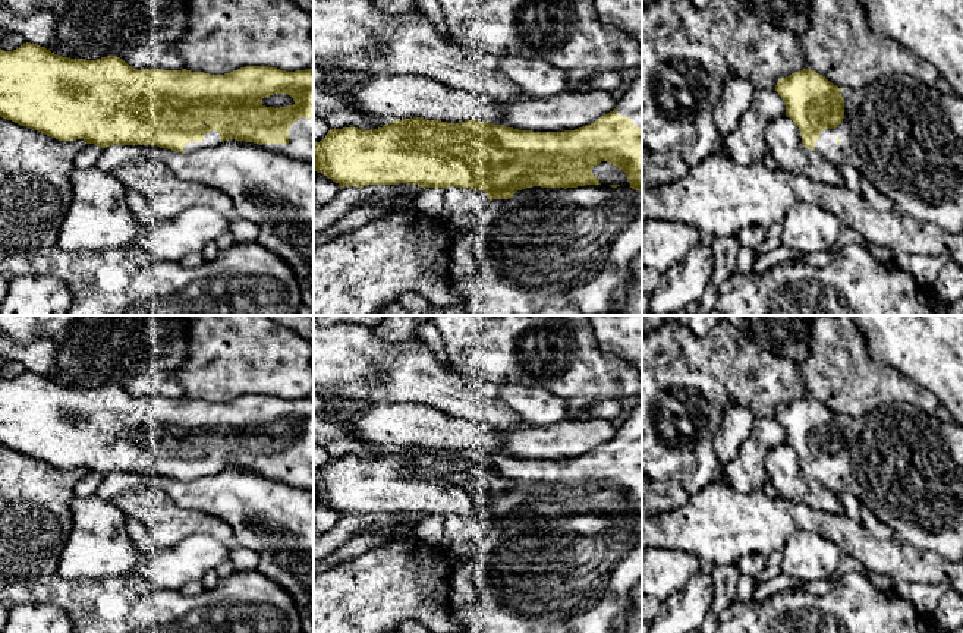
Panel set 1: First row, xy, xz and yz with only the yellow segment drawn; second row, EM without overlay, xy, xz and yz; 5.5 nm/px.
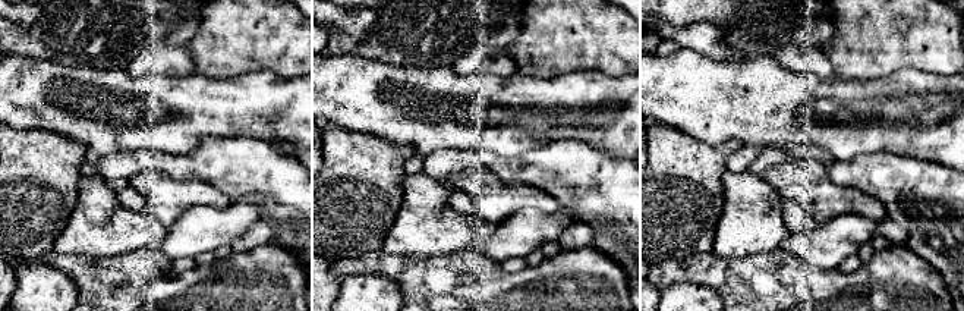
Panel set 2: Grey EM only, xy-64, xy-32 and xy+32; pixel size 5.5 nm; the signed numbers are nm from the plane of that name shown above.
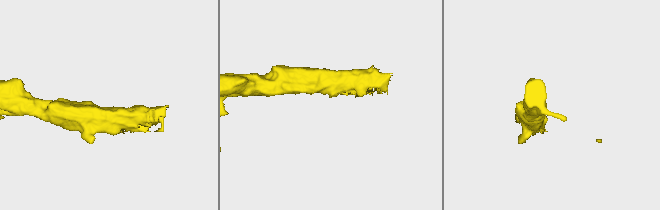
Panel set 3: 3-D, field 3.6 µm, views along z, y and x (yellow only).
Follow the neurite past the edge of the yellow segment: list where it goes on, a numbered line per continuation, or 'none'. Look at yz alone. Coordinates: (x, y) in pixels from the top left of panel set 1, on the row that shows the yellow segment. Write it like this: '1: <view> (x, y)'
1: yz (906, 138)

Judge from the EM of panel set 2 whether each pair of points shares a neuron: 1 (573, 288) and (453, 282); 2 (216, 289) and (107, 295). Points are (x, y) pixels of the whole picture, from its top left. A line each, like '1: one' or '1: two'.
1: one
2: one

